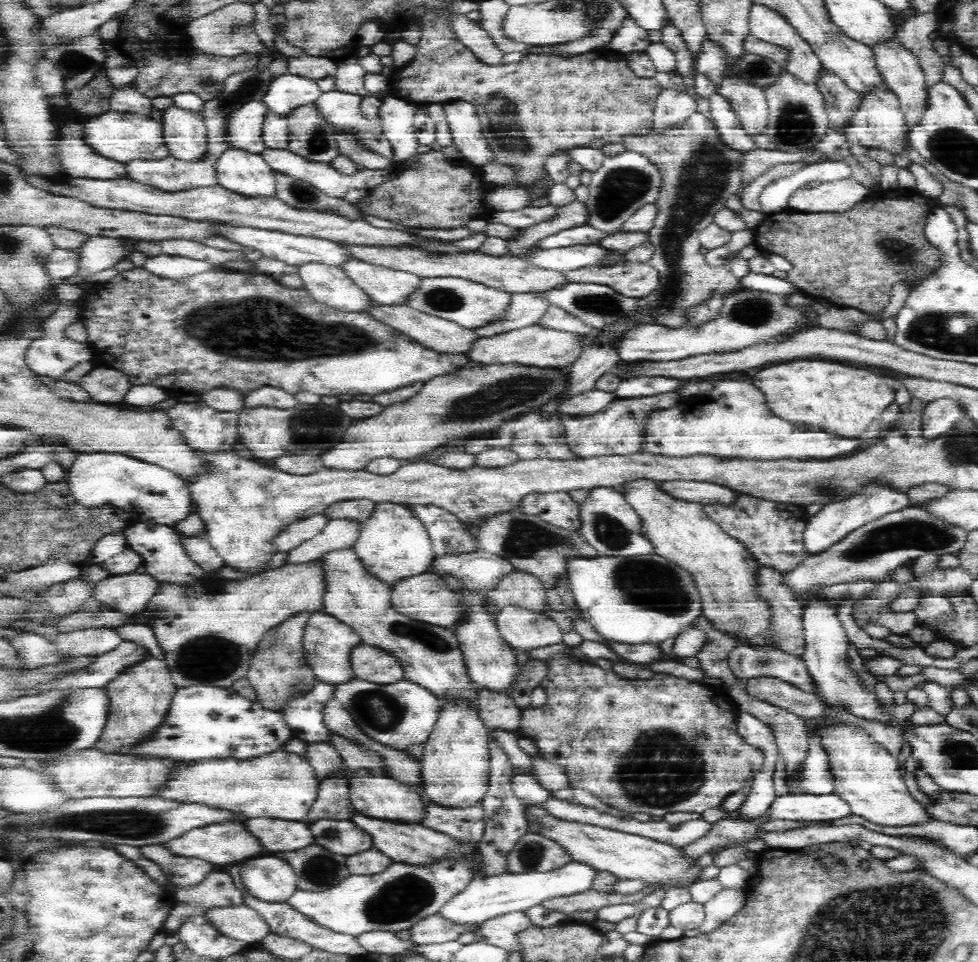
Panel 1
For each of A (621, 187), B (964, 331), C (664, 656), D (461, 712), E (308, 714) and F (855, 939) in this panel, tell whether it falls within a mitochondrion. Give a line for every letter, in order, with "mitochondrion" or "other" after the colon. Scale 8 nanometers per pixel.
A: mitochondrion
B: mitochondrion
C: other
D: other
E: other
F: mitochondrion

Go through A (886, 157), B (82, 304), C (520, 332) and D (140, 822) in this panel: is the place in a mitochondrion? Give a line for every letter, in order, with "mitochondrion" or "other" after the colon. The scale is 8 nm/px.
A: other
B: other
C: other
D: mitochondrion

